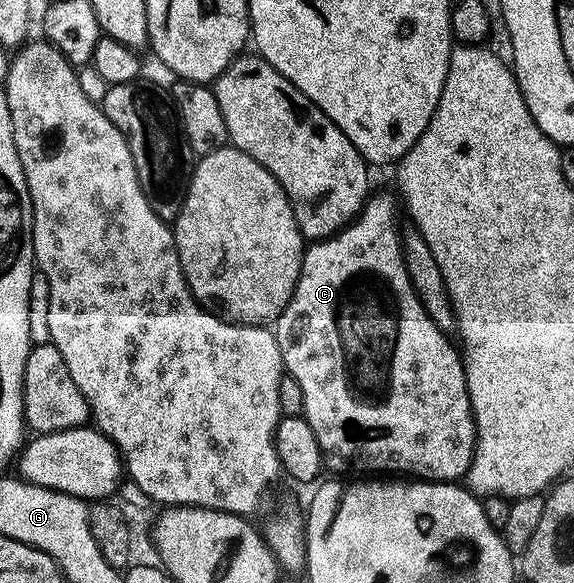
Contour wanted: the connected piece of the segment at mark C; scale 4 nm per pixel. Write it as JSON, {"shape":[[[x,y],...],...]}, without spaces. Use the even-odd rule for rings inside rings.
{"shape":[[[387,193],[368,196],[366,205],[358,217],[339,233],[326,237],[323,241],[308,244],[303,251],[303,262],[299,278],[295,284],[289,303],[283,308],[282,315],[274,322],[273,332],[285,373],[292,376],[301,387],[304,396],[303,418],[313,427],[313,435],[317,435],[317,443],[321,445],[323,463],[328,470],[352,469],[355,475],[402,475],[407,479],[421,481],[458,482],[466,478],[471,460],[475,454],[475,416],[471,410],[471,400],[467,390],[467,376],[463,370],[463,358],[460,350],[451,346],[452,338],[442,333],[429,319],[417,291],[407,274],[403,262],[403,239],[401,224],[395,218],[396,198]]]}

